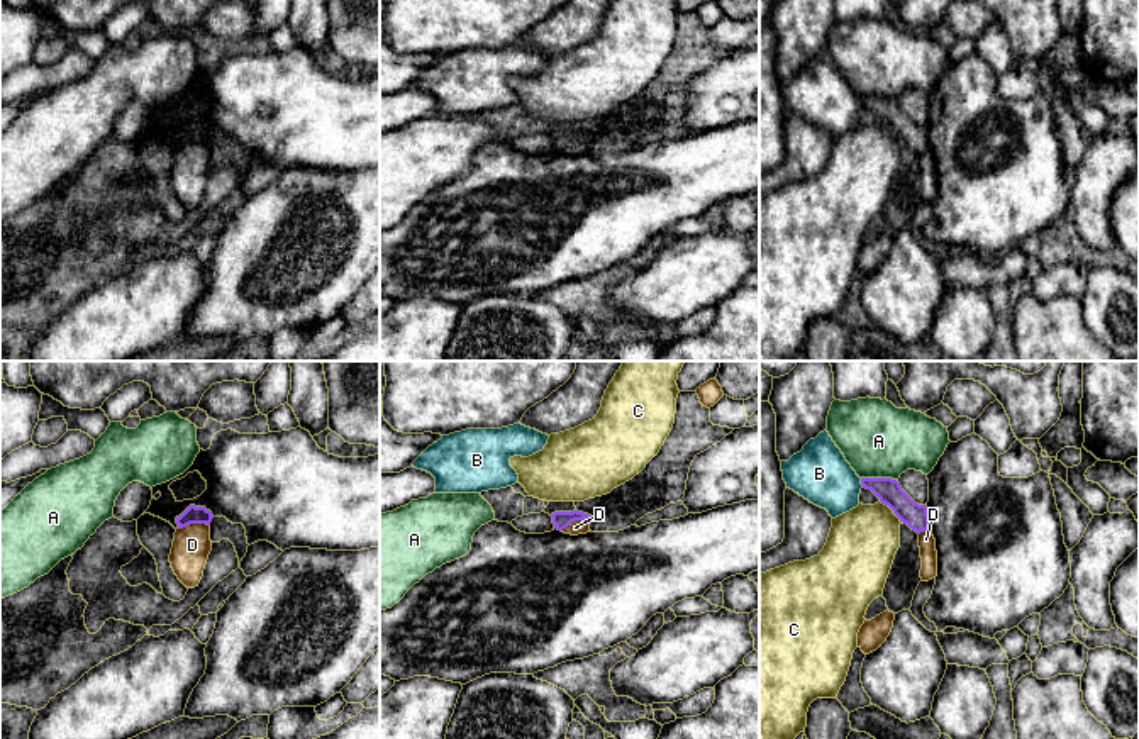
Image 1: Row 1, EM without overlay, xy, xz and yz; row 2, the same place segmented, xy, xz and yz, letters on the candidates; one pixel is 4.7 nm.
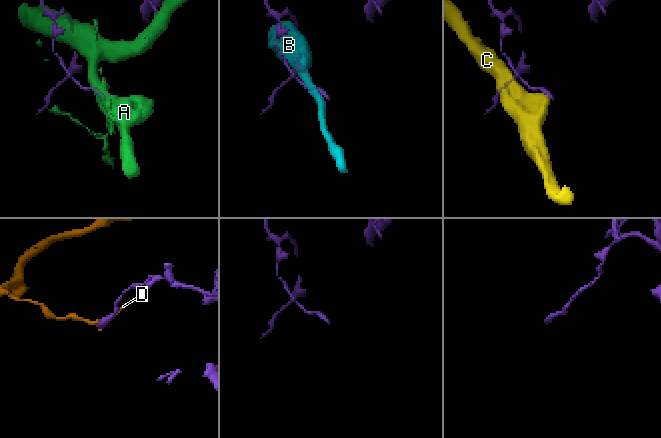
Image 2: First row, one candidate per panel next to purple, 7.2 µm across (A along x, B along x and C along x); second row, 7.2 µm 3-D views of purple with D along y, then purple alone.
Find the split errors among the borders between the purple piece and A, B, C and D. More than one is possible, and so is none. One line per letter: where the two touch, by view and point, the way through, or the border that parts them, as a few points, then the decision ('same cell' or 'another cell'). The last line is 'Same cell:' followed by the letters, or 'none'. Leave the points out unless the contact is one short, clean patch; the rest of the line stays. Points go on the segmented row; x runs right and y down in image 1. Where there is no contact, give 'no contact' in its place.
A: contact yz (880, 478); another cell
B: contact yz (861, 483); another cell
C: contact yz (892, 509); border yz (880, 500), (900, 522); another cell
D: contact xy (194, 522); border xy (209, 524), (187, 524), (178, 529); another cell
Same cell: none

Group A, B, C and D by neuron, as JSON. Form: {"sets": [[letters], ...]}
{"sets": [["A"], ["B"], ["C"], ["D"]]}

